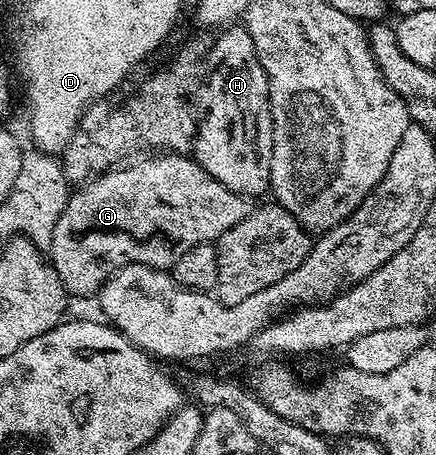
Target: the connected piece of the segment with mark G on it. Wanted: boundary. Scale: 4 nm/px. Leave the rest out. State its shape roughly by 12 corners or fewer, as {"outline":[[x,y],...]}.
{"outline":[[192,155],[85,181],[47,241],[70,297],[129,264],[172,269],[250,197]]}

